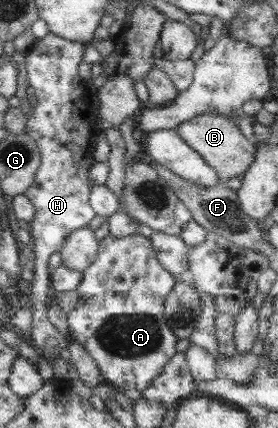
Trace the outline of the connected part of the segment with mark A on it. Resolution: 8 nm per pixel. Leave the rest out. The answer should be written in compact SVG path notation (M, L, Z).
M112 234L97 241L94 261L82 272L82 281L74 309L66 312L71 333L70 340L79 343L94 361L106 385L117 389L142 391L160 373L164 364L174 355L177 337L164 322L163 303L172 290L176 278L166 271L152 252L148 238L140 234L114 237Z

